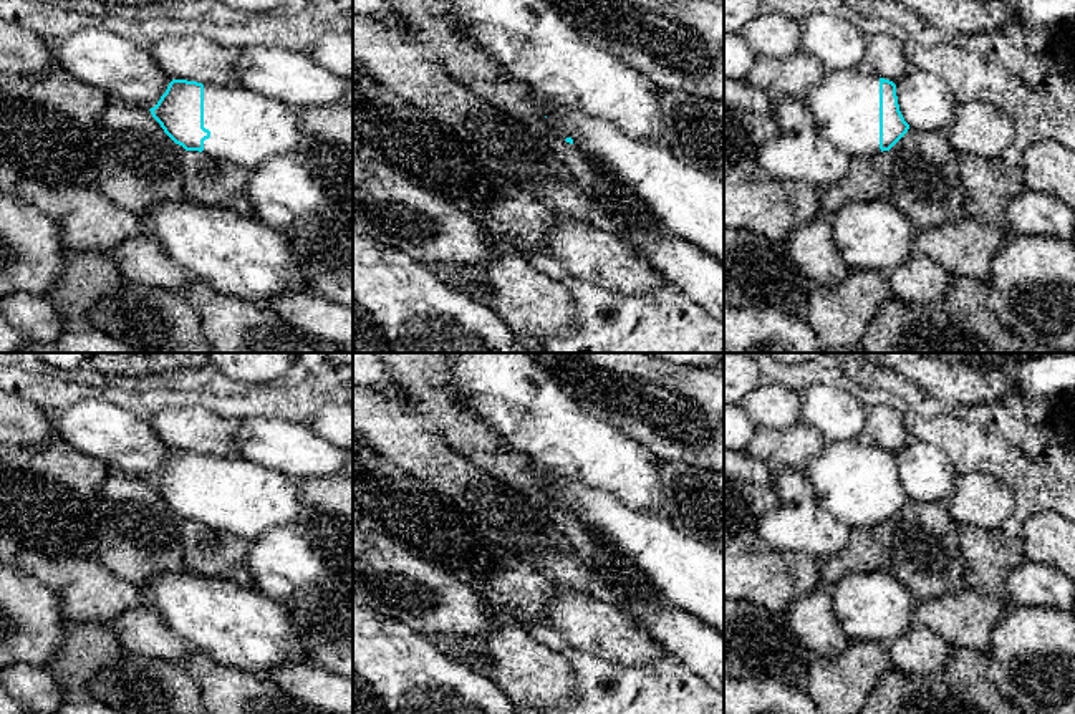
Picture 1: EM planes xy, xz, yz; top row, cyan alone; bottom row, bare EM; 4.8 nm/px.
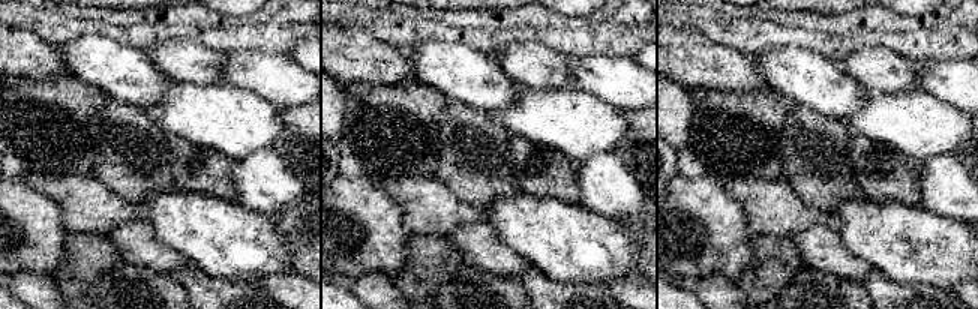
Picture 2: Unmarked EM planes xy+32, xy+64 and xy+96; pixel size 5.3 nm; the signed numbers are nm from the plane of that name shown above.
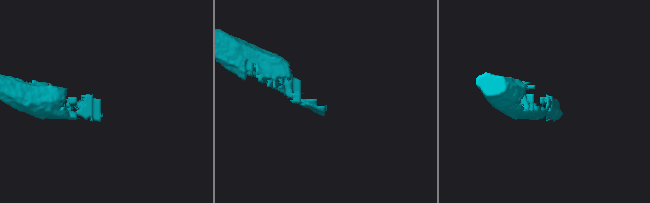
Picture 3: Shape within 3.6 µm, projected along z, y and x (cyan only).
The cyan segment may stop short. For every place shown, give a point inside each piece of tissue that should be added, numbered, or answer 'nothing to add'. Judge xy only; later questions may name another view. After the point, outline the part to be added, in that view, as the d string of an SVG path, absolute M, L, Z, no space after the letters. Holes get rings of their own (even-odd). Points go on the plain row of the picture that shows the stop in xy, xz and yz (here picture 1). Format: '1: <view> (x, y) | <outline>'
1: xy (247, 499) | M204 456L204 499L210 502L210 509L204 512L204 525L248 542L267 530L293 527L303 512L295 479L240 456Z

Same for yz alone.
1: yz (845, 476) | M827 441L803 474L820 505L846 527L875 527L880 520L880 447L855 441Z

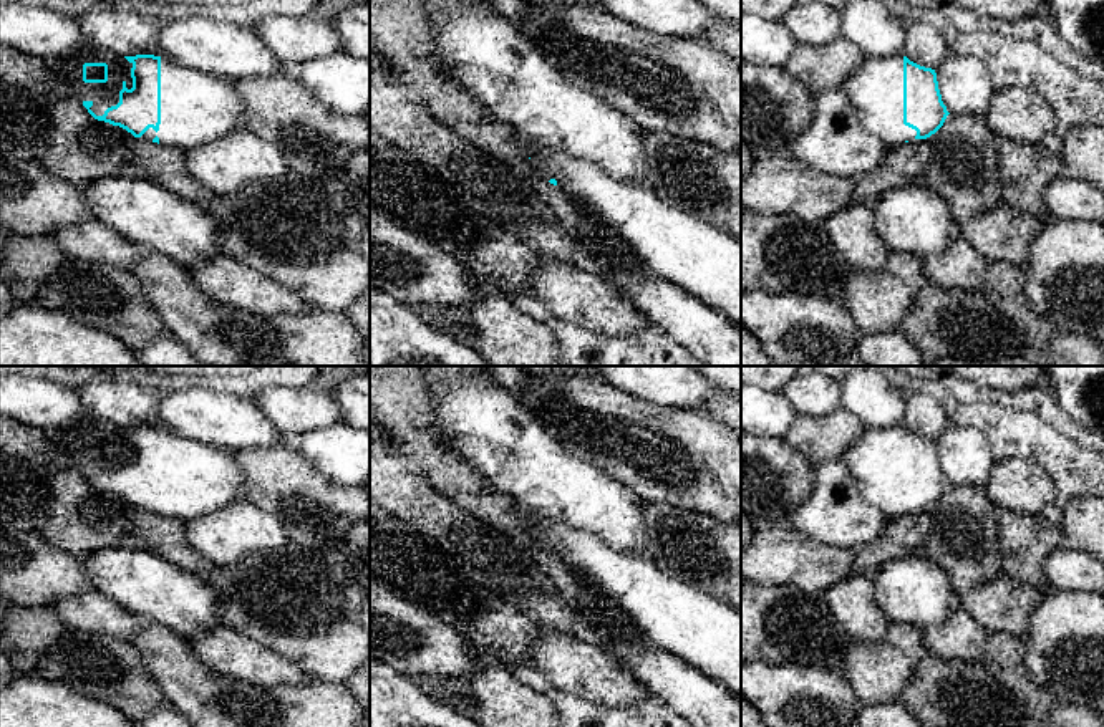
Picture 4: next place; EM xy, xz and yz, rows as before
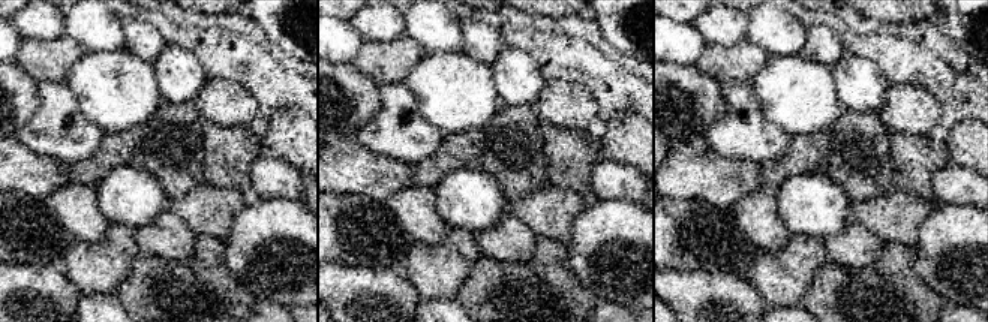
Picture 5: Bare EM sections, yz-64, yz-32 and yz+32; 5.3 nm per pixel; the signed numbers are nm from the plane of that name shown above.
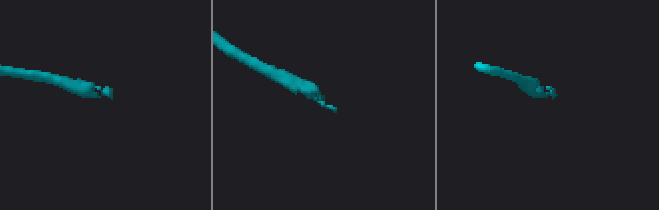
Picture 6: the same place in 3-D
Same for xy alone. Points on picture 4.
1: xy (68, 441) | M85 419L78 424L63 429L46 431L58 449L58 467L65 470L91 472L90 479L96 487L119 474L119 462L126 457L133 459L131 439L124 427L114 426L104 419ZM85 434L106 434L106 454L85 454Z

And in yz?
1: yz (876, 461) | M903 426L865 429L842 460L862 498L887 518L922 512L903 495Z

